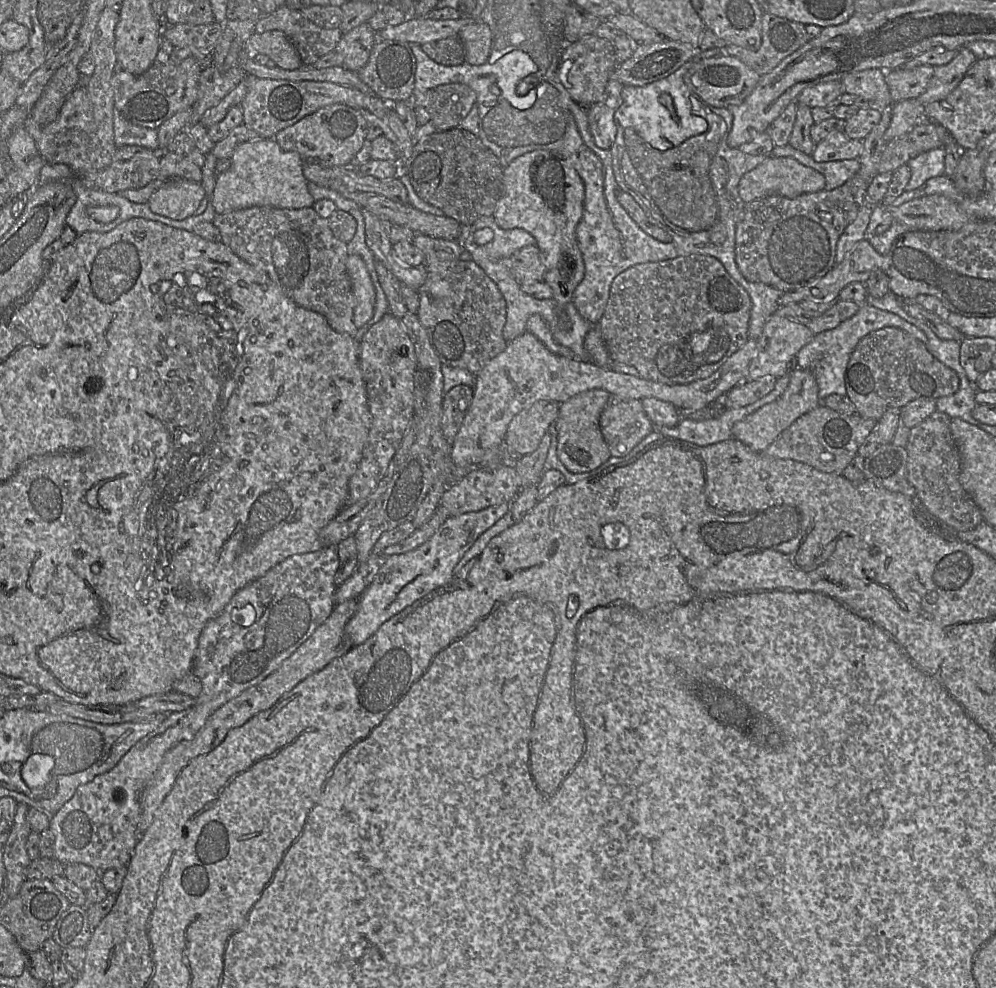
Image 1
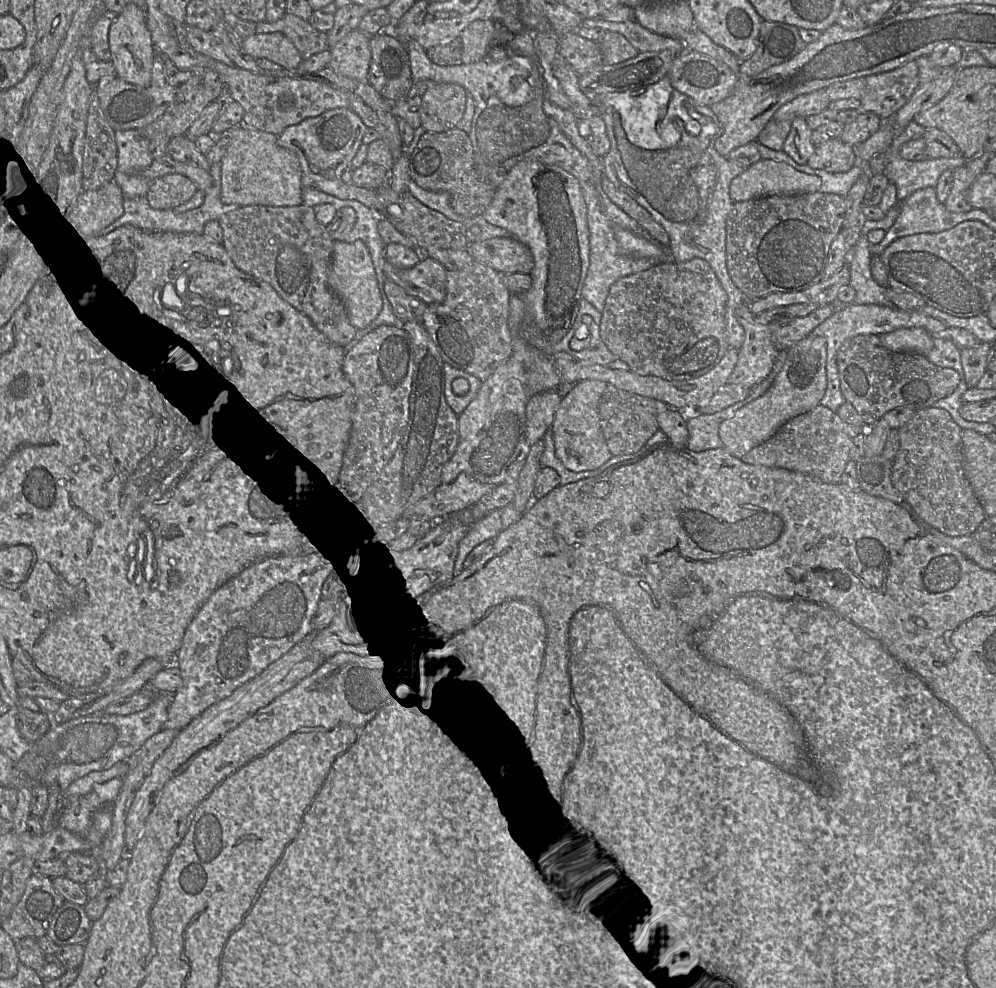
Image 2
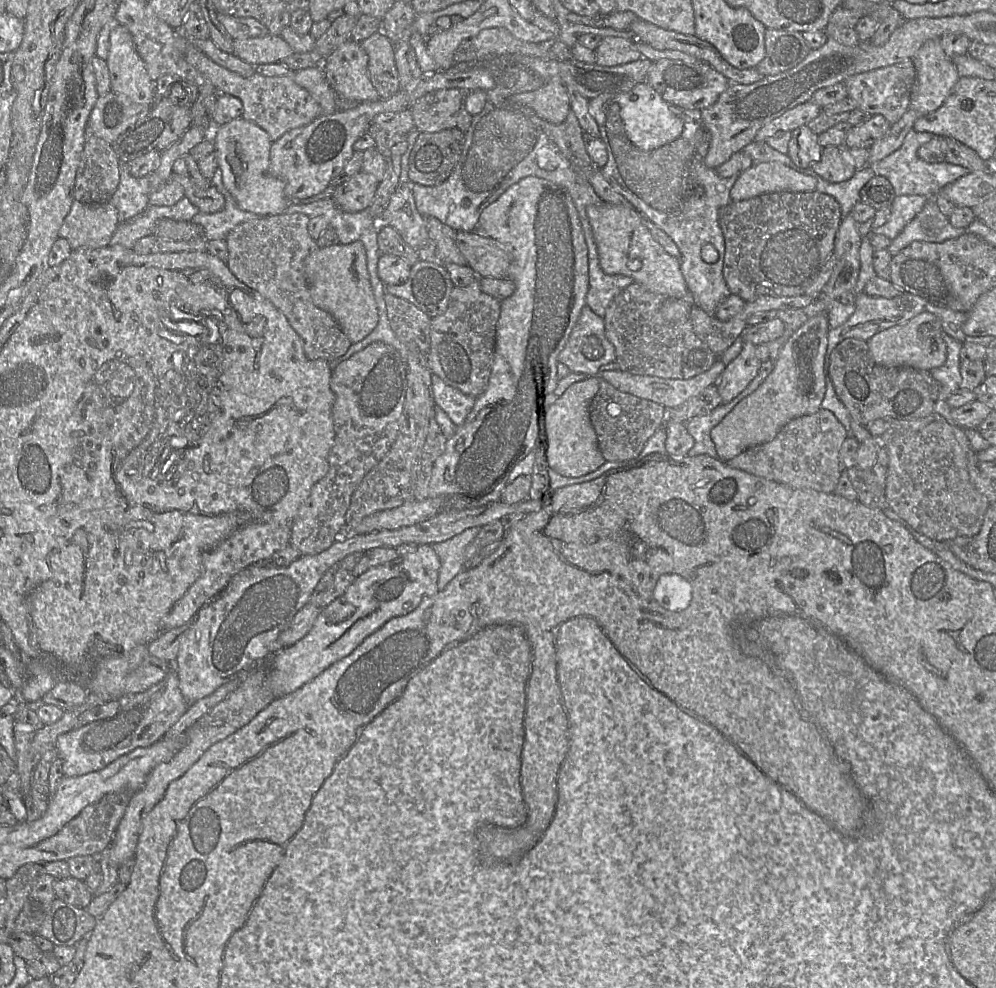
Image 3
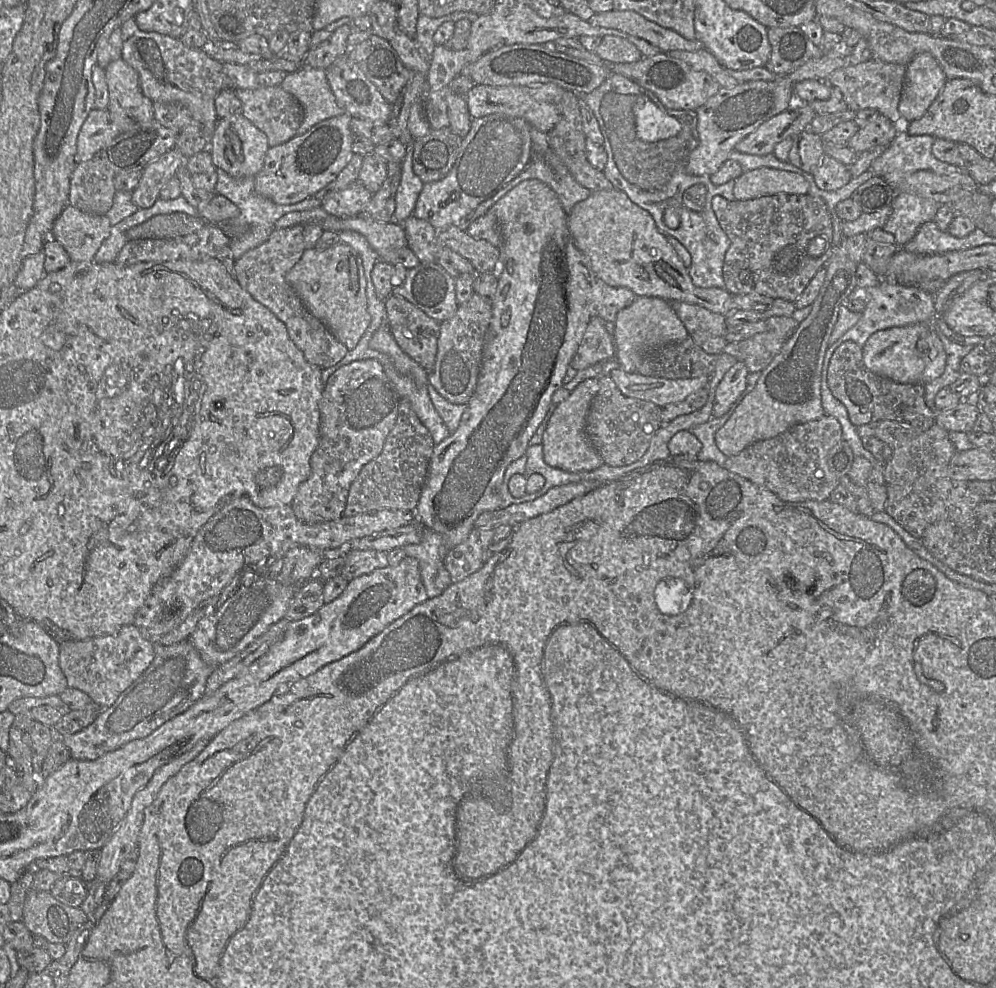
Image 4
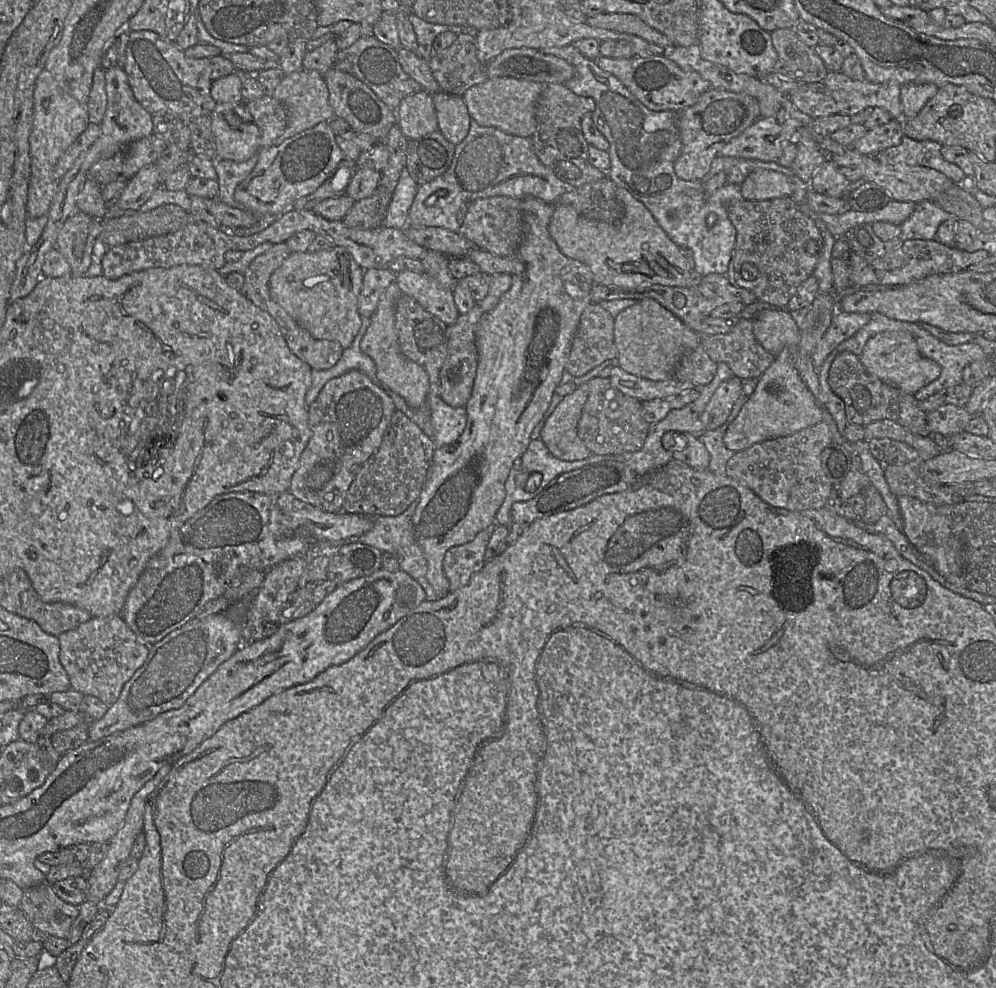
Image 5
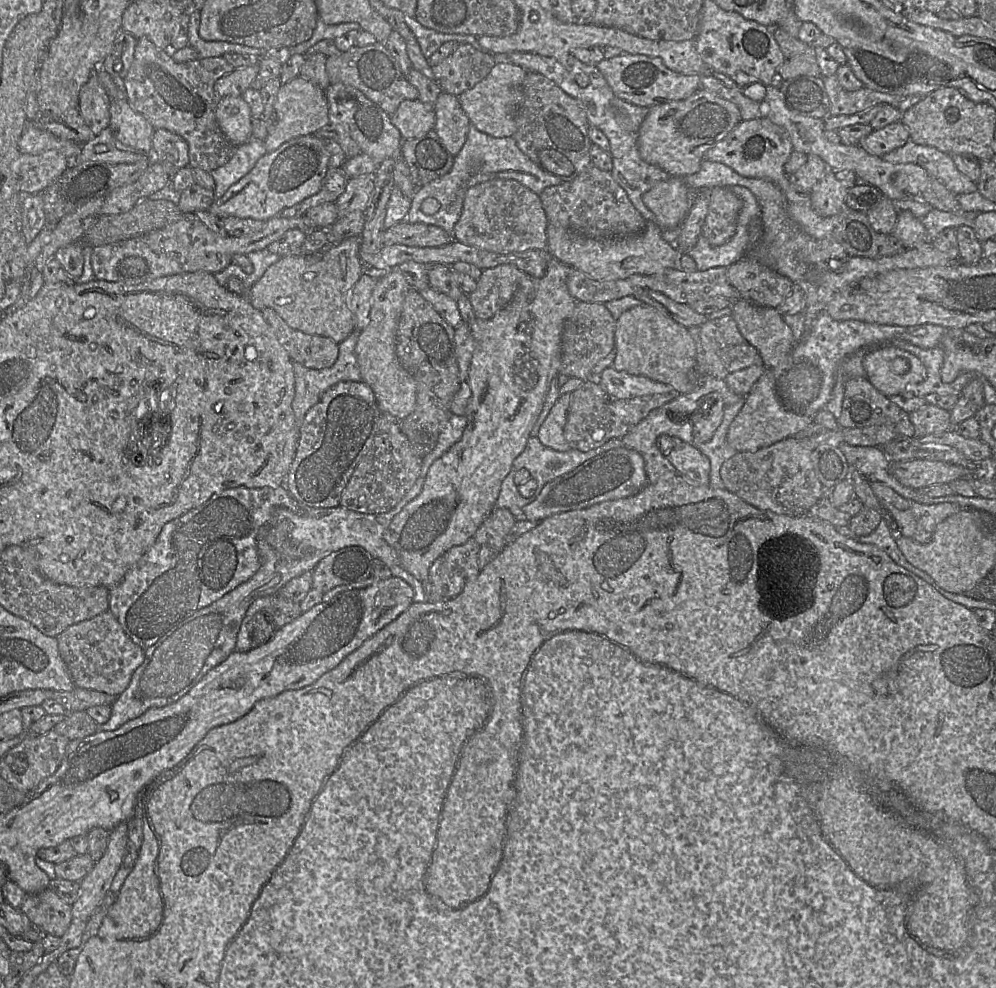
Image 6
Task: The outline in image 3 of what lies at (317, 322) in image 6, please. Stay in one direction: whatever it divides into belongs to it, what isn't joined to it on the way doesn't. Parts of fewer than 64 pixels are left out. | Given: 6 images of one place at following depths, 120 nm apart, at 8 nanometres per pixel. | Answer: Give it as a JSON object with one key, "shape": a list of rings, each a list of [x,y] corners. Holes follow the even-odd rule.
{"shape":[[[361,241],[317,248],[304,260],[304,272],[315,306],[328,312],[352,344],[365,338],[378,323],[378,309]]]}

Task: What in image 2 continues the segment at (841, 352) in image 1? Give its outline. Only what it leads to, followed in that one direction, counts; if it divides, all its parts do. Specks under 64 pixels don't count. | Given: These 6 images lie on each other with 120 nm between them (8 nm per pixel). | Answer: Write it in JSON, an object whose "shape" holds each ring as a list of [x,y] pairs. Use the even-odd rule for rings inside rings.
{"shape":[[[852,303],[839,308],[835,313],[817,326],[812,333],[824,337],[827,343],[827,388],[820,404],[837,413],[839,407],[846,402],[841,390],[838,375],[836,356],[837,351],[846,339],[857,335],[881,335],[900,328],[924,328],[929,334],[937,333],[947,328],[947,325],[935,318],[925,317],[930,310],[937,310],[934,307],[925,305],[917,310],[902,310],[897,307],[888,307],[877,304],[856,304]]]}

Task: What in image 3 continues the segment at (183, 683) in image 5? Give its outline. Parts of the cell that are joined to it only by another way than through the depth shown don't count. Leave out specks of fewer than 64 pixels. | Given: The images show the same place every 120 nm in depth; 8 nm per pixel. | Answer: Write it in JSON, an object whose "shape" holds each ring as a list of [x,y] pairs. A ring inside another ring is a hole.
{"shape":[[[175,667],[162,681],[149,689],[118,700],[120,708],[114,716],[92,721],[57,737],[55,750],[62,760],[64,776],[76,777],[101,770],[136,748],[152,745],[161,739],[189,708],[179,688]]]}

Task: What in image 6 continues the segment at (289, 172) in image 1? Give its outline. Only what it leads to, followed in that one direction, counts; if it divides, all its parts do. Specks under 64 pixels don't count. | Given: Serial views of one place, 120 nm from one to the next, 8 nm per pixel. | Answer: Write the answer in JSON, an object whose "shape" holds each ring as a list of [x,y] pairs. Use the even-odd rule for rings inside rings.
{"shape":[[[242,96],[220,99],[216,119],[228,141],[238,147],[252,138],[252,113]]]}

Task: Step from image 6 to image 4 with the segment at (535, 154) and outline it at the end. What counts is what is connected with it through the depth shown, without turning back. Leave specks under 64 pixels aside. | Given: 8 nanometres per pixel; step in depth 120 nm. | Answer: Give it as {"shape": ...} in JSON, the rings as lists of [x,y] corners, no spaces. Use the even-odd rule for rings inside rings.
{"shape":[[[565,90],[561,103],[559,121],[547,134],[547,141],[552,151],[566,166],[573,178],[590,191],[615,189],[606,178],[604,172],[595,168],[587,159],[586,136],[583,130],[581,113],[579,108],[579,95]]]}

